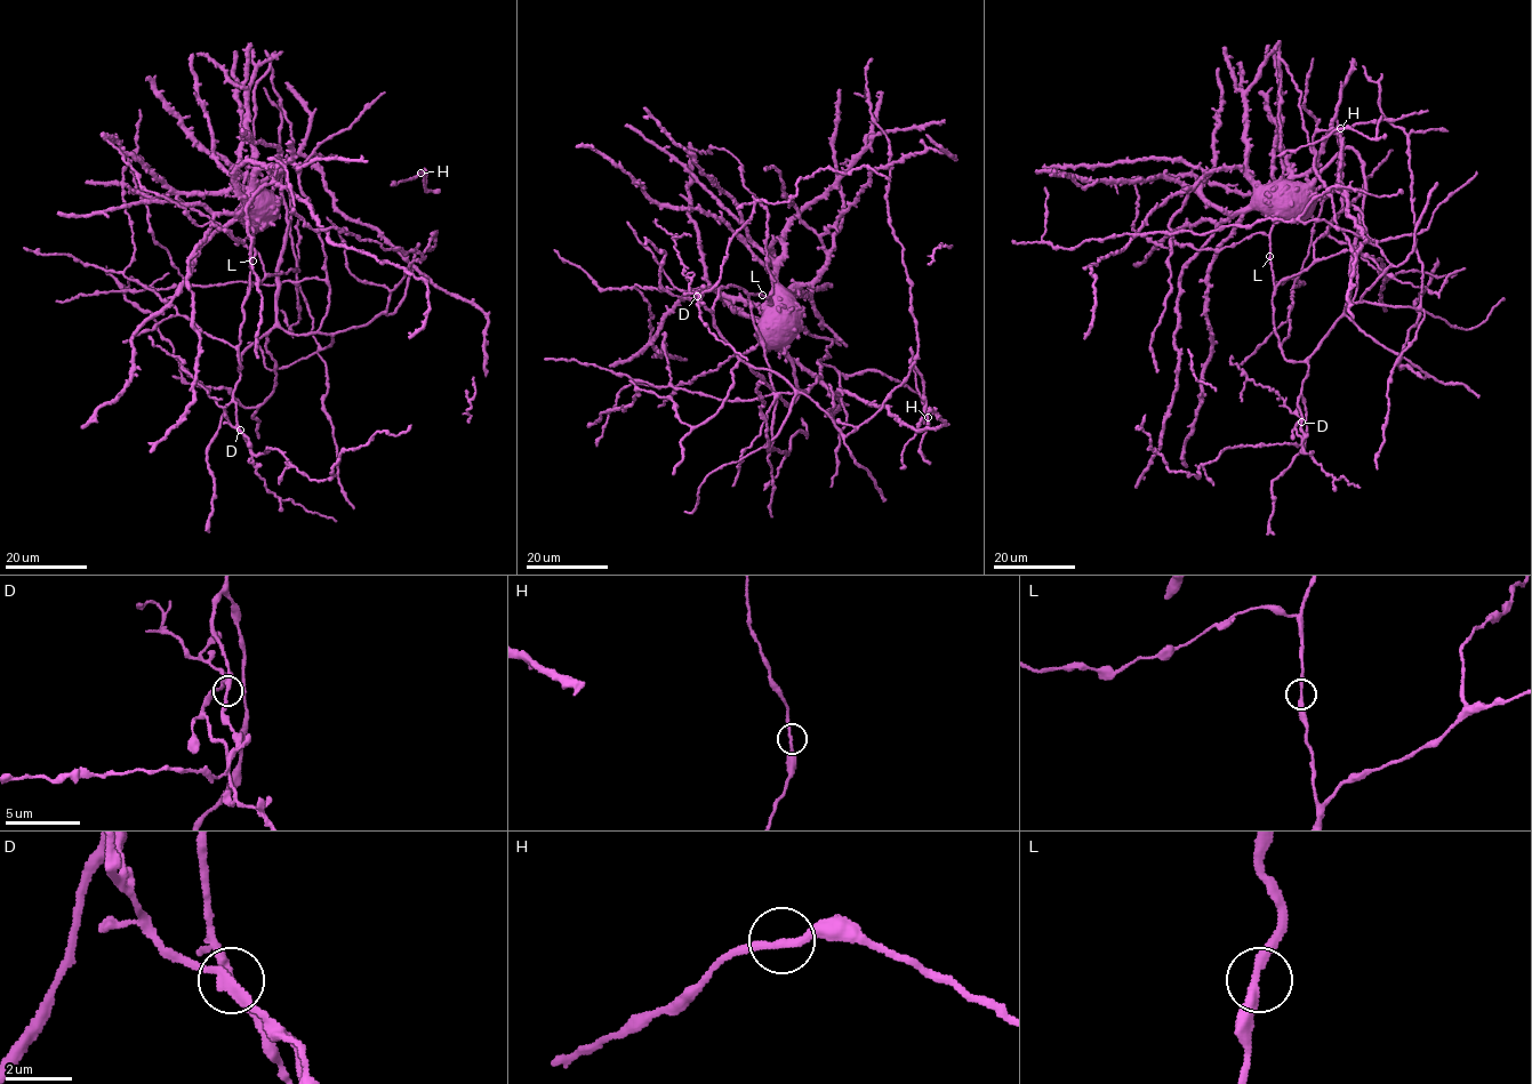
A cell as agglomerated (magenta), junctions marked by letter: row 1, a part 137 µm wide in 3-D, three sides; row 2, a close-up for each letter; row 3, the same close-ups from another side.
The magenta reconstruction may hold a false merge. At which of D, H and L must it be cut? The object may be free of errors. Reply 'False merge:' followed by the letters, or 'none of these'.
False merge: D

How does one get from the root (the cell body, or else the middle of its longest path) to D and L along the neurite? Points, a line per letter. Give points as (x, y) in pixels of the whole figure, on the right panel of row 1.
D: (1260, 198), (1254, 192), (1254, 202), (1274, 217), (1274, 332), (1283, 356), (1308, 366), (1298, 398), (1302, 422)
L: (1260, 198), (1254, 192), (1254, 202), (1274, 217), (1269, 256)

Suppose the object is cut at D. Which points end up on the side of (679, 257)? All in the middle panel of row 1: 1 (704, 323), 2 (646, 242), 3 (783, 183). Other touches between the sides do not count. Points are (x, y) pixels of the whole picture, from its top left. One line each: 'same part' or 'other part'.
1: same part
2: other part
3: other part

